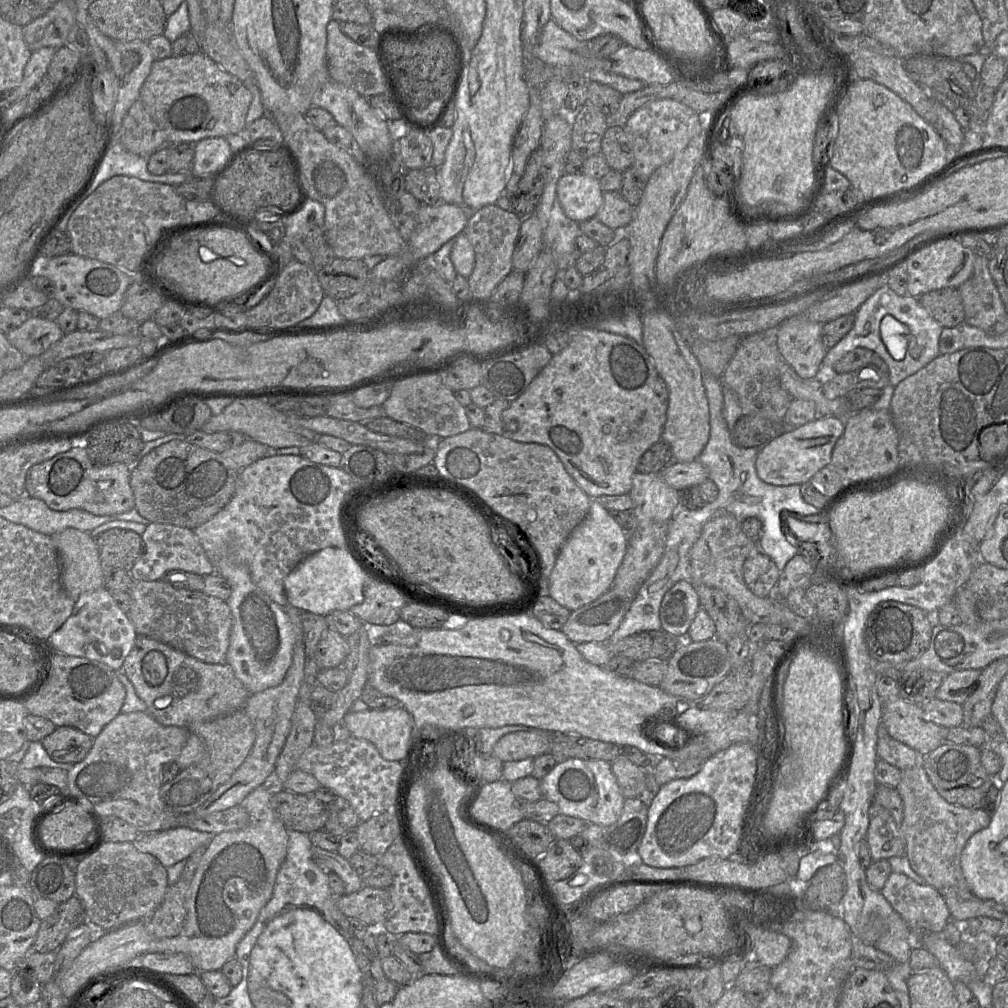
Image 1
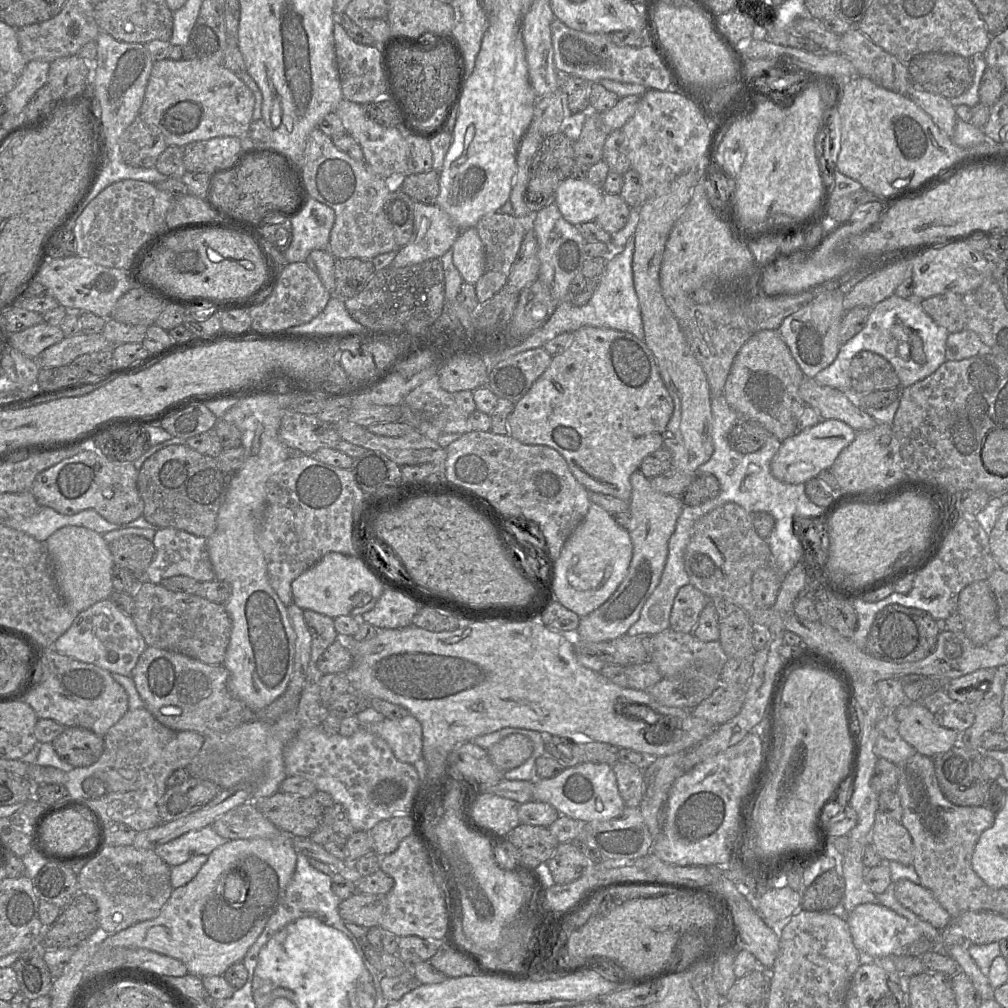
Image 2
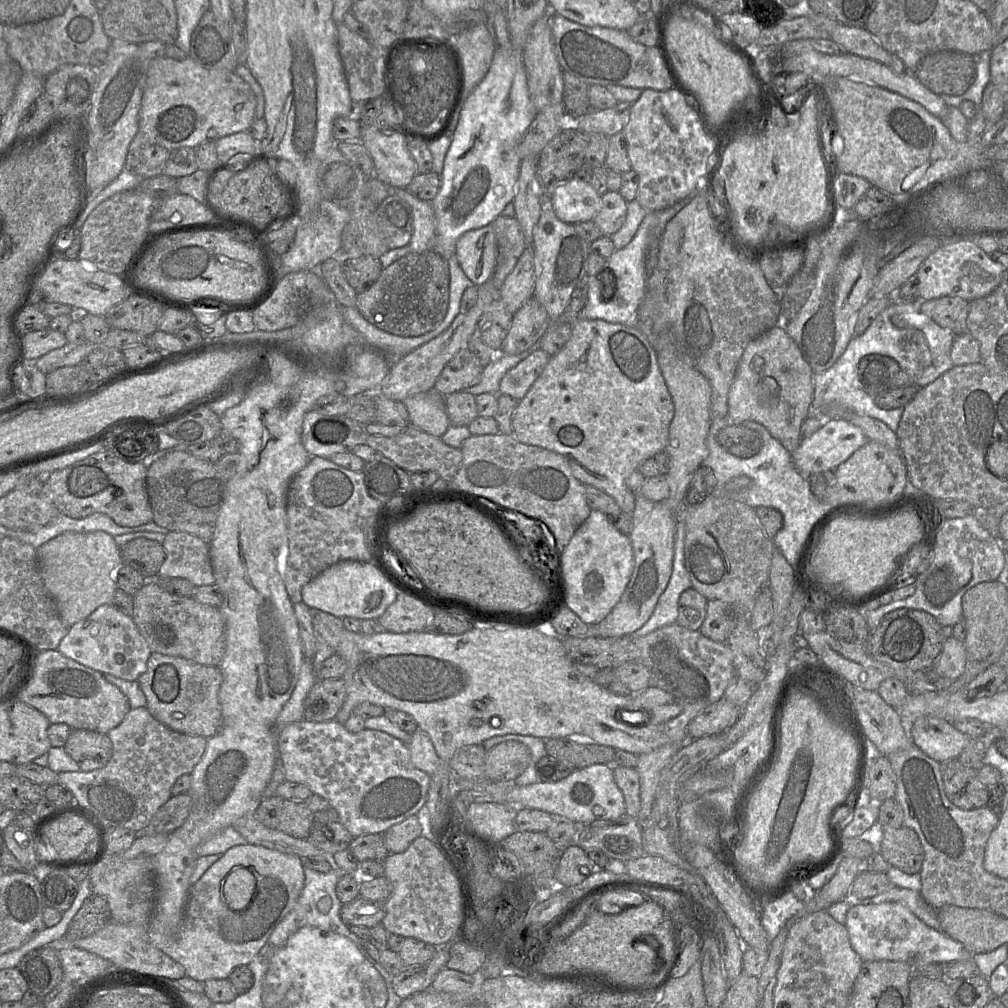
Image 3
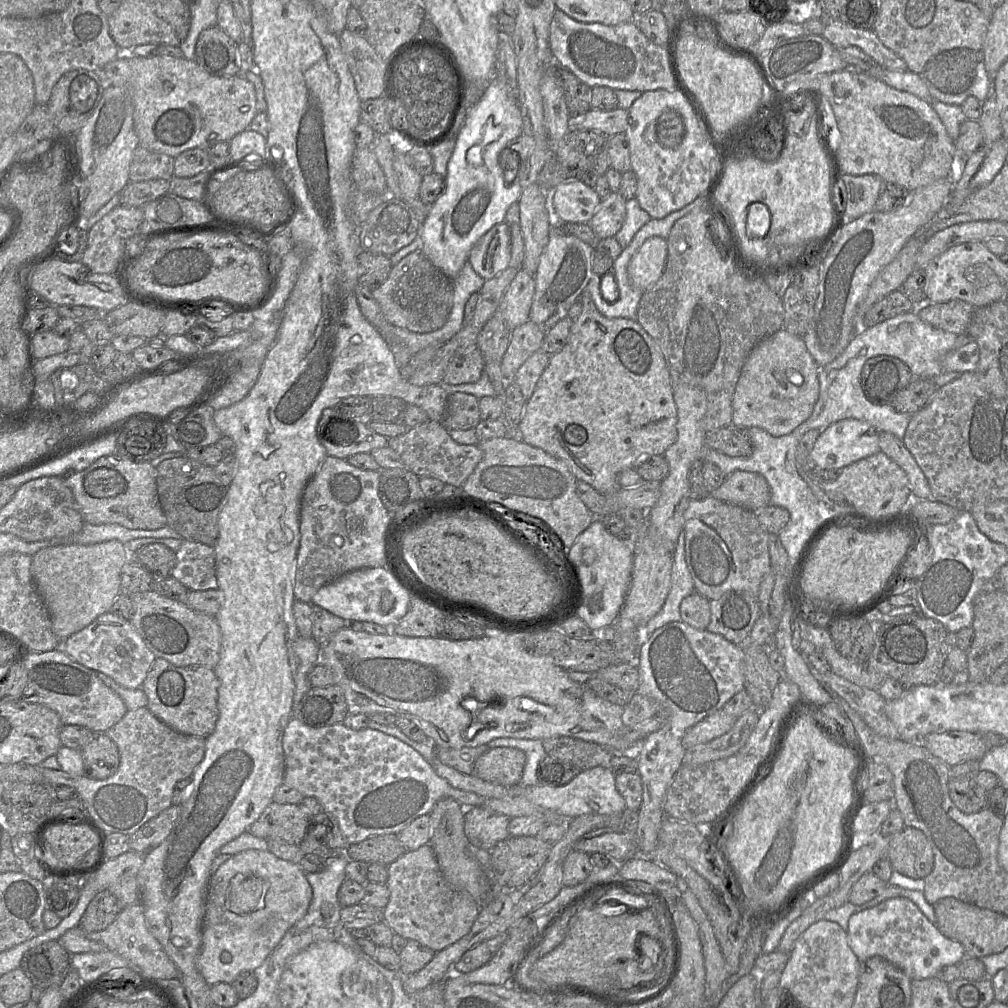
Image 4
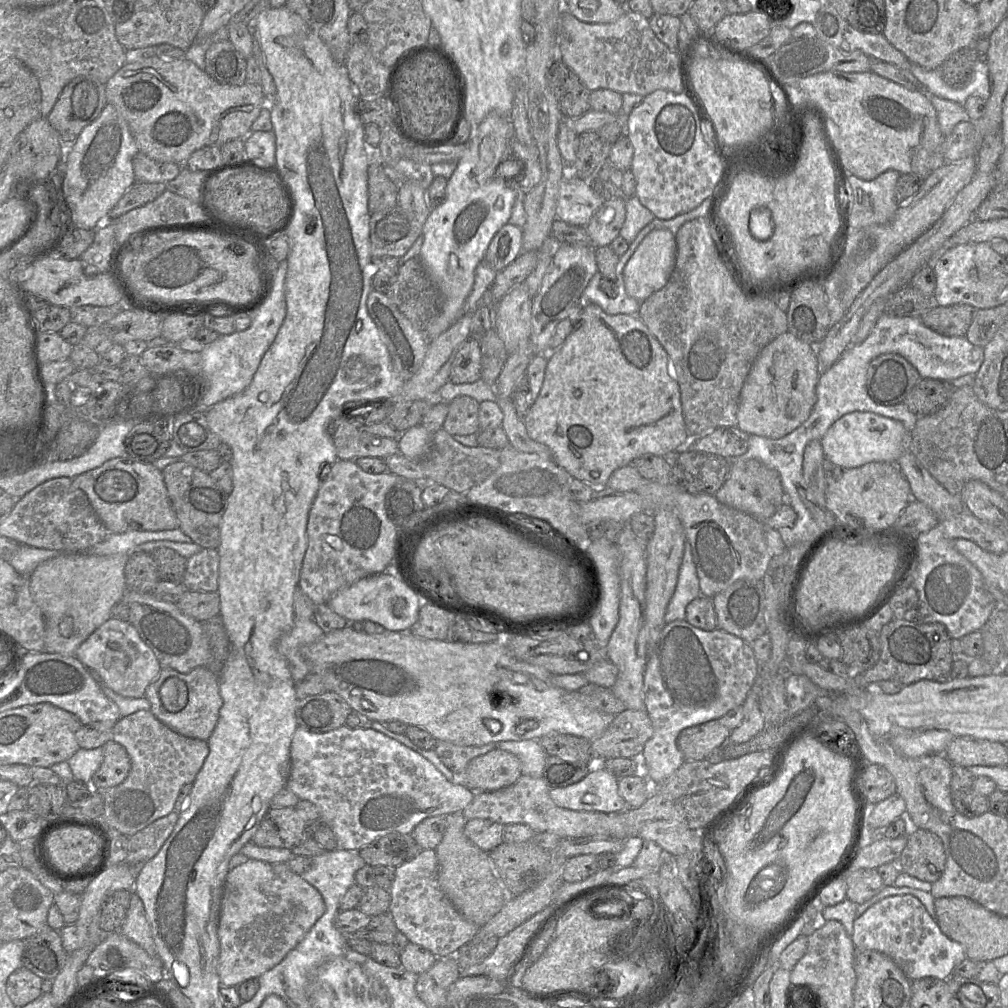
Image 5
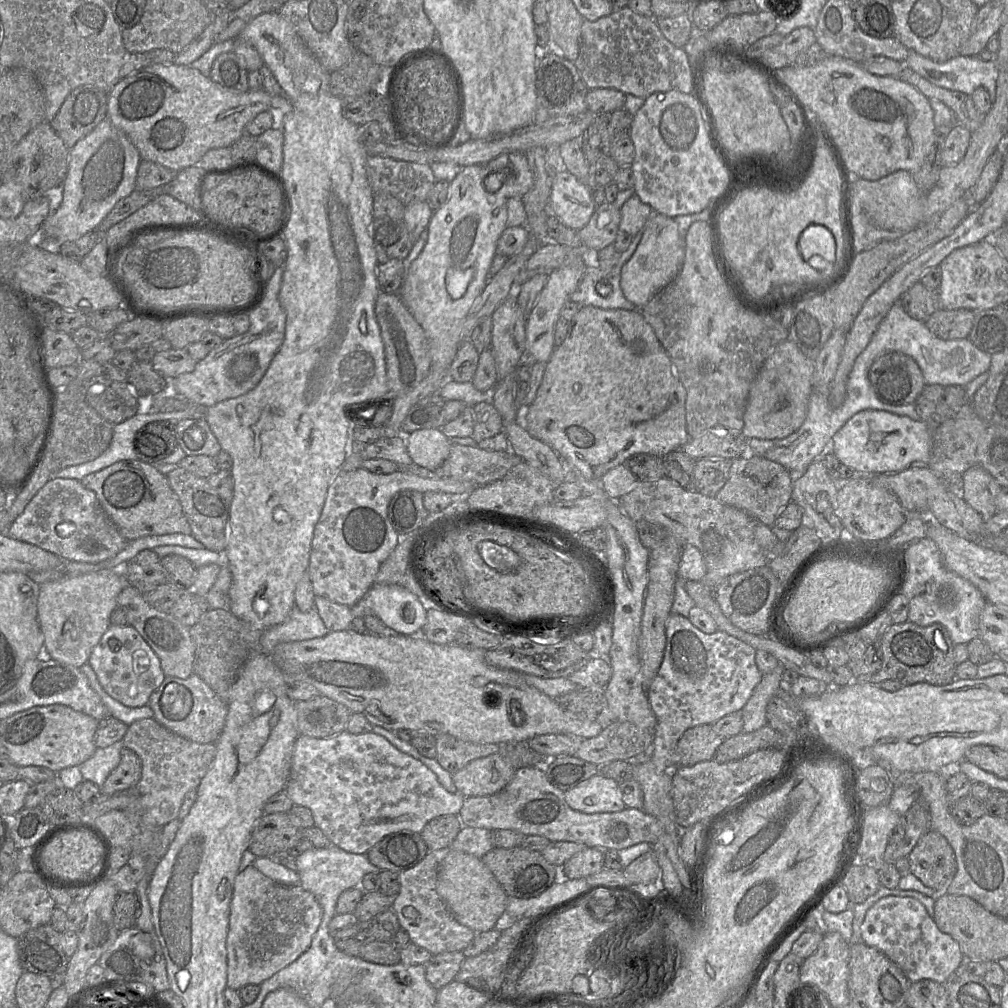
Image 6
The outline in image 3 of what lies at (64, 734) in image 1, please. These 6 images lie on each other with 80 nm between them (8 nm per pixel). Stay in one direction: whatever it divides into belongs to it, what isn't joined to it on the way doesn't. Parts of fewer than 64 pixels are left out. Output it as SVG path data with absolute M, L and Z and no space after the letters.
M73 729L63 748L83 772L103 768L113 753L107 734L85 729Z

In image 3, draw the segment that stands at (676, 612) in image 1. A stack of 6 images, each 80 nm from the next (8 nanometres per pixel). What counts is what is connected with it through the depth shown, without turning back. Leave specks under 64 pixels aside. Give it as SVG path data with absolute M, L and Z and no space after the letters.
M694 588L682 592L678 601L676 623L693 631L698 631L705 620L708 600Z

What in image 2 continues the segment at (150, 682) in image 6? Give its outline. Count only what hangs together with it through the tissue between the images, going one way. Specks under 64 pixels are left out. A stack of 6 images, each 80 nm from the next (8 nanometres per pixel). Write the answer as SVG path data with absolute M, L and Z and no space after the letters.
M111 599L101 600L79 612L73 620L70 628L61 635L53 645L53 649L63 655L72 657L81 662L94 664L110 673L118 673L130 677L140 655L146 647L147 644L137 630L132 616L126 615L119 610Z

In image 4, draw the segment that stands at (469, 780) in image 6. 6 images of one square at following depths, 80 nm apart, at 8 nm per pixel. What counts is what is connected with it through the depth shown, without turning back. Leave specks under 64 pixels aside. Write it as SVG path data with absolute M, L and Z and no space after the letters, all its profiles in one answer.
M494 747L477 758L474 764L474 775L504 786L520 783L526 765L524 751L514 747Z

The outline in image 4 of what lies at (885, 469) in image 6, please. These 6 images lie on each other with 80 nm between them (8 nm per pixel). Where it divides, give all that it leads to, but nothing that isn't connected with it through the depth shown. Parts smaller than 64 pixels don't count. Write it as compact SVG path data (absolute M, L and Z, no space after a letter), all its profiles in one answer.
M840 420L819 431L810 453L812 467L842 469L880 451L879 431L861 420Z

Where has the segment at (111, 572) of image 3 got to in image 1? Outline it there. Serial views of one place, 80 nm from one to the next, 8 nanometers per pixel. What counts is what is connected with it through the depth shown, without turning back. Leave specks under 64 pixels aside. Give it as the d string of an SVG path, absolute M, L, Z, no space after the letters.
M66 528L50 537L59 556L62 585L75 602L80 594L105 586L99 550L89 532Z

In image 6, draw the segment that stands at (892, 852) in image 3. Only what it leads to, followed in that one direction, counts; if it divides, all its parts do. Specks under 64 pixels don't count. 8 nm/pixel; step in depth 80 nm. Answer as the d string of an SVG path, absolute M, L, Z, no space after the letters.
M935 830L923 834L907 856L910 872L925 886L938 892L938 897L947 894L956 871L954 850L947 839Z

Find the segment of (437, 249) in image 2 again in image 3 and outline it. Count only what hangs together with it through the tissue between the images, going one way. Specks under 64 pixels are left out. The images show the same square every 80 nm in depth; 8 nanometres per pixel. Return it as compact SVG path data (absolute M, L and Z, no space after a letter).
M390 187L390 195L396 195L408 203L412 210L411 253L423 253L435 249L436 218L432 202L420 200L406 188Z

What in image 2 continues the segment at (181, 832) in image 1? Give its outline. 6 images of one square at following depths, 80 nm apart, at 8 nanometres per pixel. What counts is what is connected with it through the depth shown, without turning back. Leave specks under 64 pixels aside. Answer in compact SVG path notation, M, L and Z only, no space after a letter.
M211 826L193 830L156 846L153 851L170 867L183 864L194 856L209 855L227 839L218 835Z

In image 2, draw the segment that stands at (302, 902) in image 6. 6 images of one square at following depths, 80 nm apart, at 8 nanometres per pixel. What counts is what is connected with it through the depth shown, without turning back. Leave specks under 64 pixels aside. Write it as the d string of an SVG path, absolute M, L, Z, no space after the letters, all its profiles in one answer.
M287 837L227 840L208 855L208 860L190 882L173 888L170 898L155 918L108 934L101 940L100 946L148 949L180 960L189 974L201 978L223 975L229 966L242 962L283 901L296 862L297 852Z

